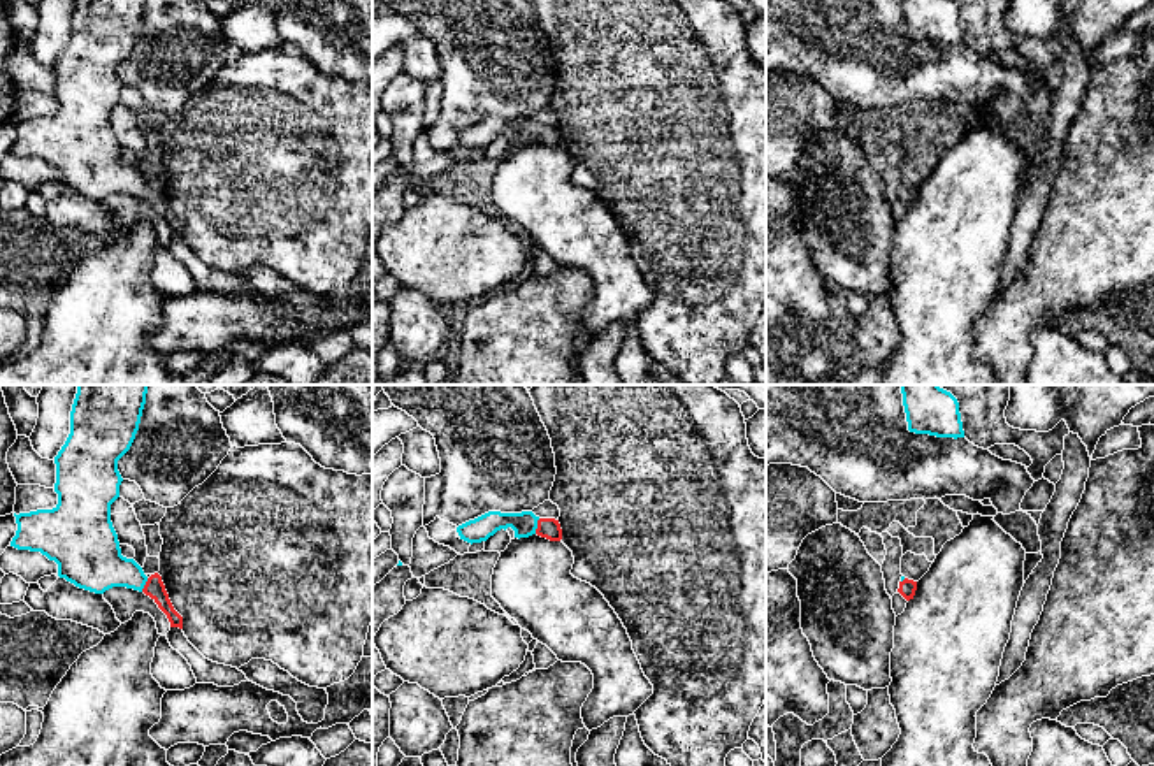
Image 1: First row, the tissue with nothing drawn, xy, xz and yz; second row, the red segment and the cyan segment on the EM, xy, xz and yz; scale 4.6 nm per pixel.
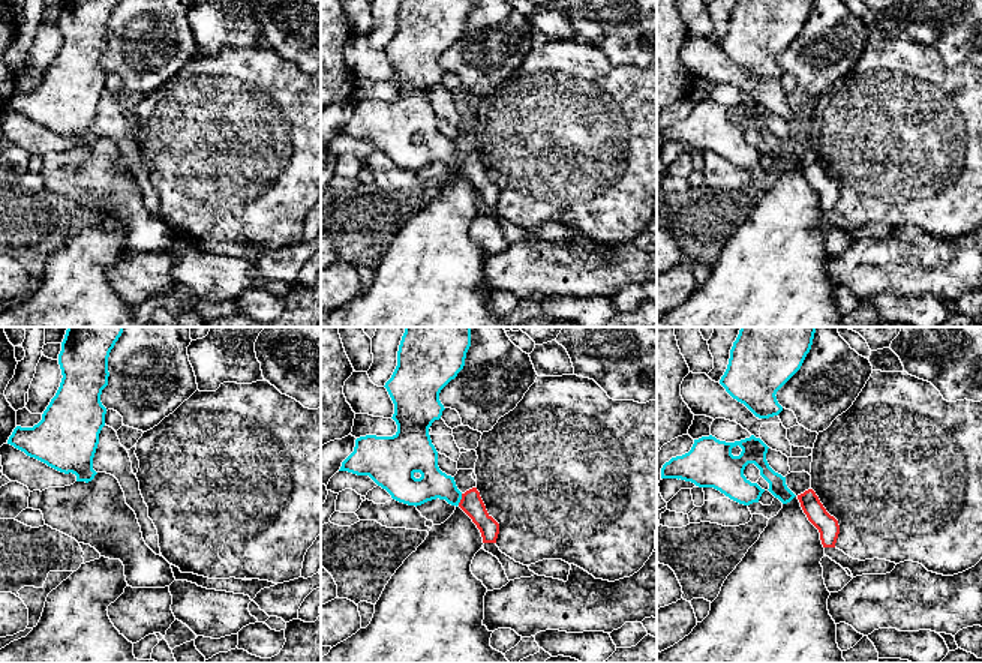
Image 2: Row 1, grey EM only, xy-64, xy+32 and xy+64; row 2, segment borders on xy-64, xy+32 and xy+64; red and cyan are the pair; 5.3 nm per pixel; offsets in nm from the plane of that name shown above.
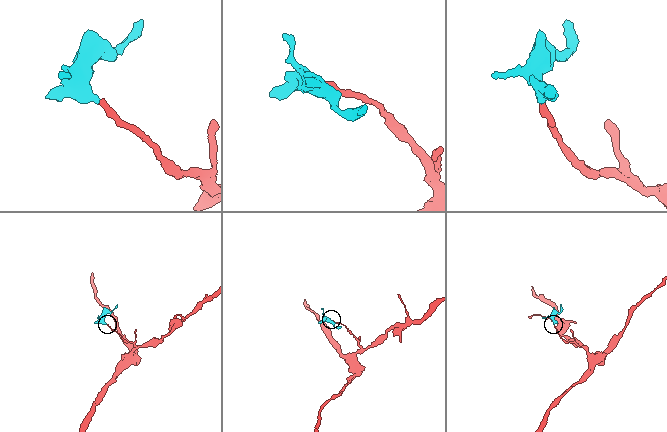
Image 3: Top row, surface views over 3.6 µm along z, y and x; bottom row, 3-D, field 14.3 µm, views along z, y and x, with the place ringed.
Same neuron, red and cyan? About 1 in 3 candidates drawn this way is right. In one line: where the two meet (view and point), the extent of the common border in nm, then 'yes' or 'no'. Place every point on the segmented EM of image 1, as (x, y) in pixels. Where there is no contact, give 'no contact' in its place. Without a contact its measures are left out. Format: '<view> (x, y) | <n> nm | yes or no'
xz (538, 526) | 80 nm | yes

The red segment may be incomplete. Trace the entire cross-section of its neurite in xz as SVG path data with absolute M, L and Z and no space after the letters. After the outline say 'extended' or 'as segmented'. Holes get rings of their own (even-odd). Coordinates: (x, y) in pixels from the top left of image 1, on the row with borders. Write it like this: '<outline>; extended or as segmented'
M488 511L474 520L469 520L457 527L460 539L467 543L481 543L487 541L501 529L511 527L515 531L515 538L529 538L537 534L550 541L562 539L562 529L559 520L555 518L539 518L532 511L522 513L501 513L501 511Z; extended

